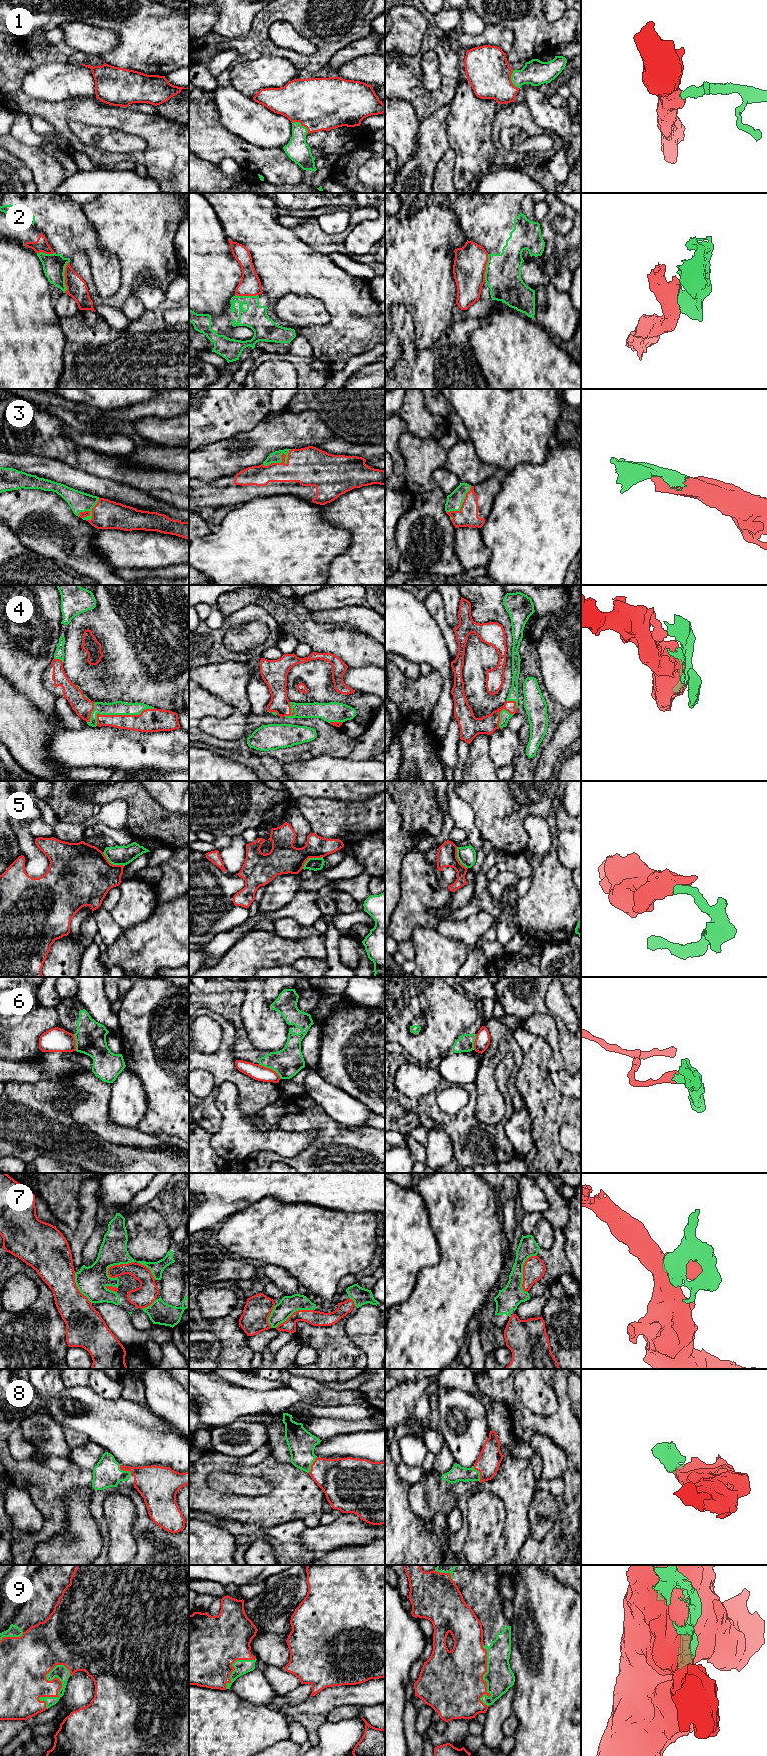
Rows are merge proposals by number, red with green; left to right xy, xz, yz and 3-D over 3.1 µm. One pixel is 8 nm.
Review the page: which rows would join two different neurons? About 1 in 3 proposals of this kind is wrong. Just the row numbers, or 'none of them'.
2, 5, 6, 7

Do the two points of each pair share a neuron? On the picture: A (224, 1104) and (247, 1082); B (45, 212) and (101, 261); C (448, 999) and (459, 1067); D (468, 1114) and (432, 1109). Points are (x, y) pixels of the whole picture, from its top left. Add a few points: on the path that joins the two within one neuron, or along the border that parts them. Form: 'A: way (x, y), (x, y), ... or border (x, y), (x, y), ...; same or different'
A: border (216, 1086), (223, 1082), (231, 1082), (240, 1098); different
B: way (59, 221), (87, 247); same
C: border (448, 1051), (441, 1057); different
D: way (459, 1119), (441, 1118); same

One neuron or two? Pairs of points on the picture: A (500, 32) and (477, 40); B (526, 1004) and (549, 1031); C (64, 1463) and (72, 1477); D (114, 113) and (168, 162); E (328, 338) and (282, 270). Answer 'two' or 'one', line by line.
A: one
B: two
C: two
D: one
E: one

